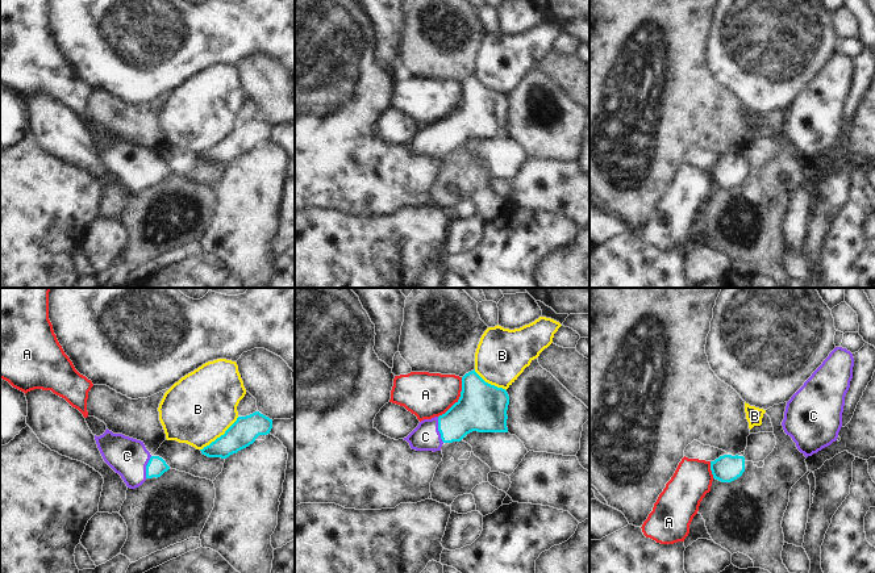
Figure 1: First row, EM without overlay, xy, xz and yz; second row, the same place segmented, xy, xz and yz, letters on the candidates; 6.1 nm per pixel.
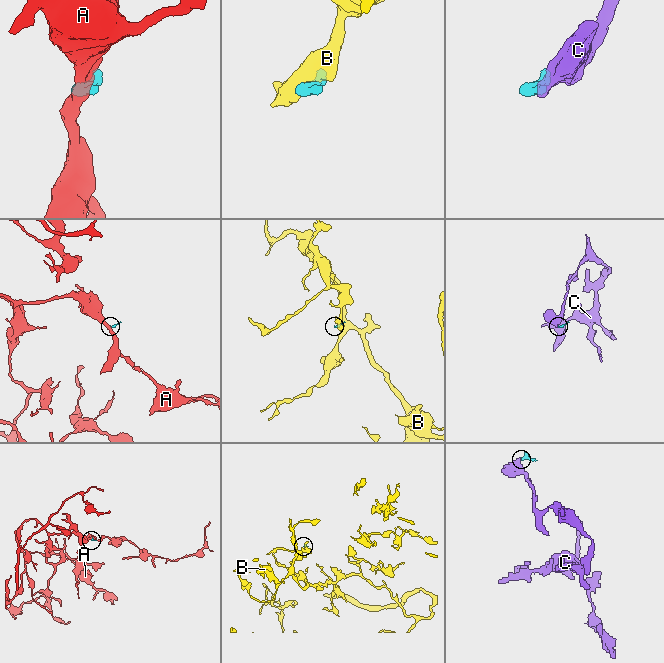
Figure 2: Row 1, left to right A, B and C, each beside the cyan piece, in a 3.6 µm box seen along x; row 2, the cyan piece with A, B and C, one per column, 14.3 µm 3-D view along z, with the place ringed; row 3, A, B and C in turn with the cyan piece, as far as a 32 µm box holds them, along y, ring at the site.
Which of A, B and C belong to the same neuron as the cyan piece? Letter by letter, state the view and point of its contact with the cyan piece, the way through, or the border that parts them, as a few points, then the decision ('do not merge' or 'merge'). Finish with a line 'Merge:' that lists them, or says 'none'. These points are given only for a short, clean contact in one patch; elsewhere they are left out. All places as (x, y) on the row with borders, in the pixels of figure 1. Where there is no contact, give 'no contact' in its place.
A: contact xz (459, 398); border xz (462, 377), (461, 396), (438, 417); do not merge
B: contact xy (221, 435); do not merge
C: contact xz (438, 430); way xz (474, 412), (453, 426), (438, 430), (425, 436); merge
Merge: C

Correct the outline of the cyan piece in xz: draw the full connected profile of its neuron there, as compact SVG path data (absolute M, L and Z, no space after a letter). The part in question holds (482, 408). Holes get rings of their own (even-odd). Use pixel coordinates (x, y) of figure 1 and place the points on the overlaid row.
M474 369L462 377L459 400L445 414L421 421L404 440L409 443L412 449L436 452L441 451L443 443L461 442L472 431L508 432L508 405L507 390L486 382Z

